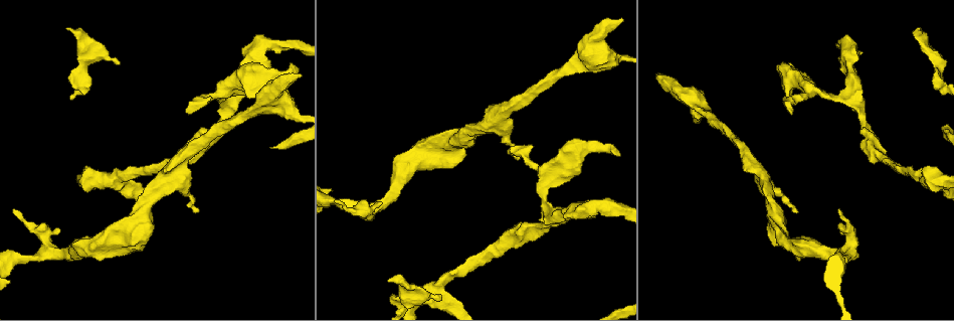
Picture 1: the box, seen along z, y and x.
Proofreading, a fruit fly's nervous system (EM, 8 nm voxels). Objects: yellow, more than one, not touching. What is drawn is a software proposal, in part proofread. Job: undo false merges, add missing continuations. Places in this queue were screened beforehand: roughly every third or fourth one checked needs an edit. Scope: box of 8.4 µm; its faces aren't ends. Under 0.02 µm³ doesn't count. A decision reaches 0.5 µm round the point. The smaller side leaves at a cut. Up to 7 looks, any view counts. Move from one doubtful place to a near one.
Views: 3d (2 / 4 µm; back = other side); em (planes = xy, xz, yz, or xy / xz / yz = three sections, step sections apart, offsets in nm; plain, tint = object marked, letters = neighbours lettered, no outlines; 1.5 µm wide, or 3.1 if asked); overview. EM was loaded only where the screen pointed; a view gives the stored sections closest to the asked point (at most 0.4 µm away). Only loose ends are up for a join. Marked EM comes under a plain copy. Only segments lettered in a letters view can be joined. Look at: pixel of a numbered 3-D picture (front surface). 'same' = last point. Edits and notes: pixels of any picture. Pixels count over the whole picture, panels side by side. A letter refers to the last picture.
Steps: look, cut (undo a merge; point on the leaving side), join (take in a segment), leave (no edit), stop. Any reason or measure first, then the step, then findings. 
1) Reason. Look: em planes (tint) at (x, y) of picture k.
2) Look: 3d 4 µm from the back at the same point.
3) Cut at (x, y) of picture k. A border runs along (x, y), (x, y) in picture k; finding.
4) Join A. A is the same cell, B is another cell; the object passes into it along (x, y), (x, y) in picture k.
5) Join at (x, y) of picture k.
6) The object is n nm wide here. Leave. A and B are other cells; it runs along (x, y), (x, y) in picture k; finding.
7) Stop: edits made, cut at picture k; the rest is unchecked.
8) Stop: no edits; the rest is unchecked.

Look: 3d 4 µm at (917, 28) of picture 1.

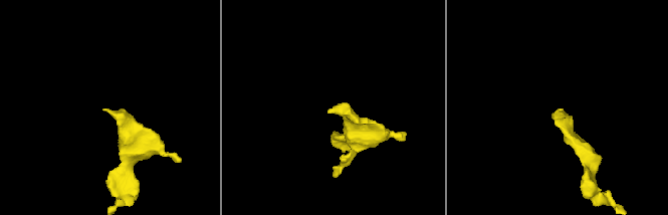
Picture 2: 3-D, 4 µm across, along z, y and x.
Now the EM. Look: em planes (letters) at (327, 111) of picture 2.

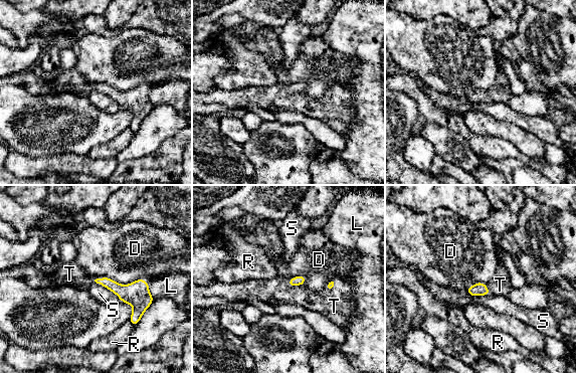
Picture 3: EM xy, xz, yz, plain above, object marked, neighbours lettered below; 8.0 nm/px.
Join T. T is the same cell, D, L, R and S are other cells; the object passes into it along (301, 280), (294, 286), (277, 290) in picture 3; it goes on there.

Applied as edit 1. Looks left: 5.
Free end. Look: em planes (letters) at (118, 61) of picture 1.

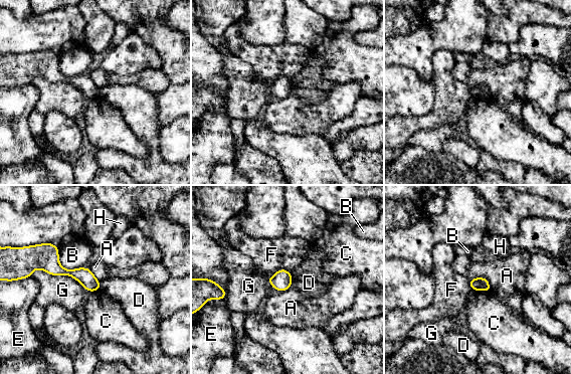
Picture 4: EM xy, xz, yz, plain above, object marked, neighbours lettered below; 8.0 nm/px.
The object is 110 nm wide here. Leave. A, B, C, D, E, F, G and H are other cells; a border runs along (101, 282), (100, 289) in picture 4; none of them fits.

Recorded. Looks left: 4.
Look: em yz step 8 (tint) at (196, 210) of picture 1.

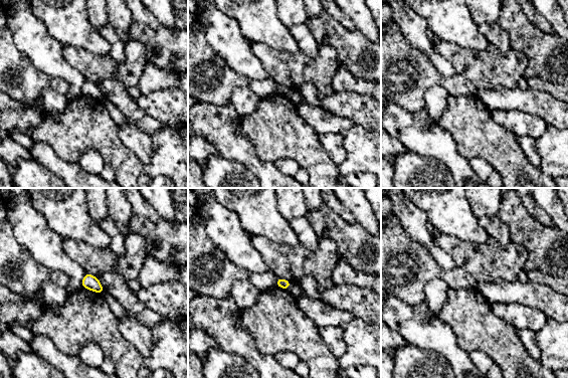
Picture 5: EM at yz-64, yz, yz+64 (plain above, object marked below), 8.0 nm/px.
Another direction. Look: em planes (letters) at the same point.

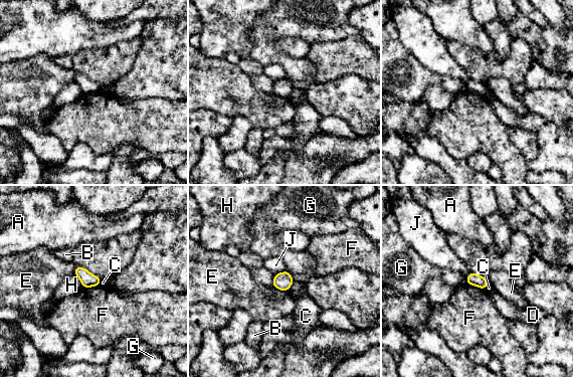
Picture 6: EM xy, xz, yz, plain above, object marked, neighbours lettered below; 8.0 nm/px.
The object is 100 nm wide here. Leave. A, B, C, D, E, F, G, H and J are other cells; a border runs along (466, 282), (485, 290) in picture 6; none of them fits.

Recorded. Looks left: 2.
Stop: edits made, join at picture 3; the rest is unchecked.

